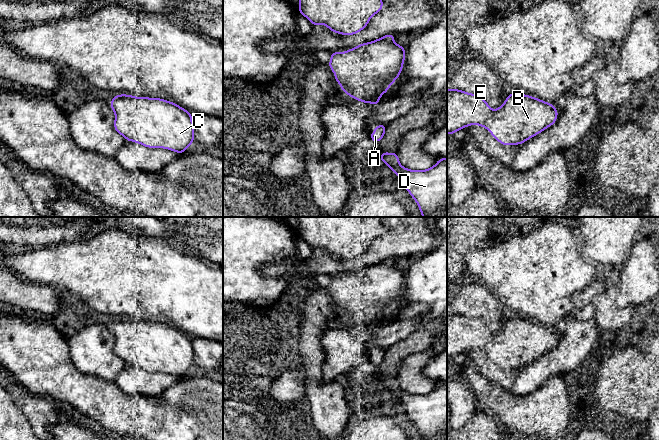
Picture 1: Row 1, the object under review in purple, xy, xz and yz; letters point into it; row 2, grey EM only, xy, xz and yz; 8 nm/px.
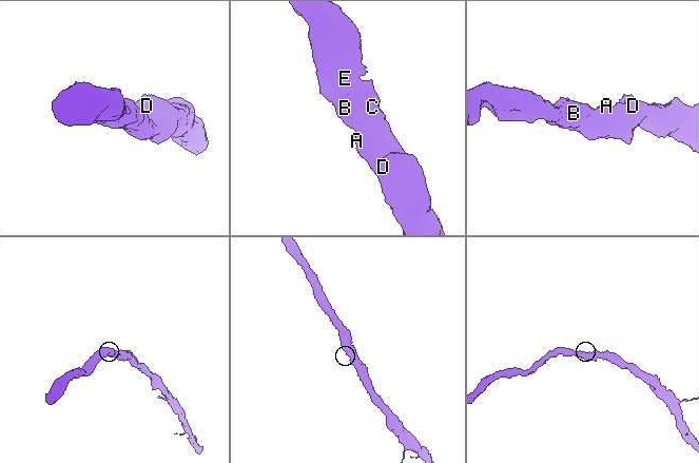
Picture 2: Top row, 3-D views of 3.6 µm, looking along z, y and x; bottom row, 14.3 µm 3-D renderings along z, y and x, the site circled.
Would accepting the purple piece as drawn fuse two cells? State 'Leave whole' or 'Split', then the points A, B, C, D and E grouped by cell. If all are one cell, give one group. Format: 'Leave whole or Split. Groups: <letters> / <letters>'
Leave whole. Groups: A B C D E

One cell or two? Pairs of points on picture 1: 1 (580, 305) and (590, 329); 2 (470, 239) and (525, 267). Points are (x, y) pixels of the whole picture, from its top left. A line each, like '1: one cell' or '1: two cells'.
1: two cells
2: two cells

